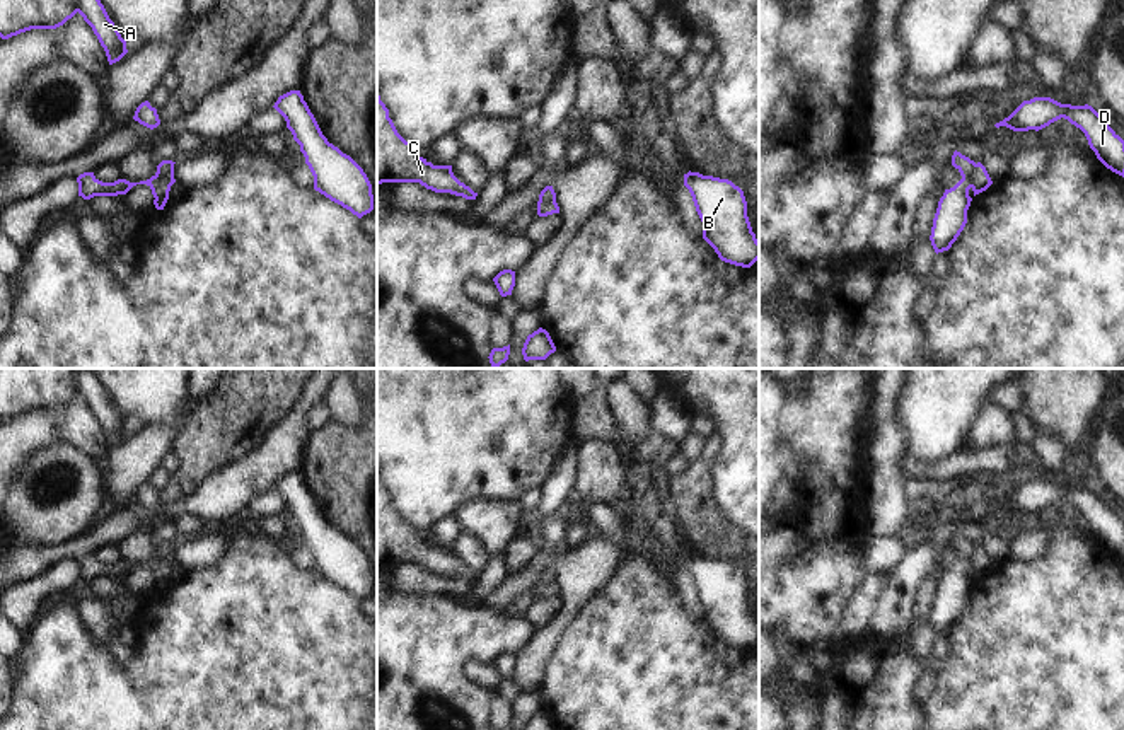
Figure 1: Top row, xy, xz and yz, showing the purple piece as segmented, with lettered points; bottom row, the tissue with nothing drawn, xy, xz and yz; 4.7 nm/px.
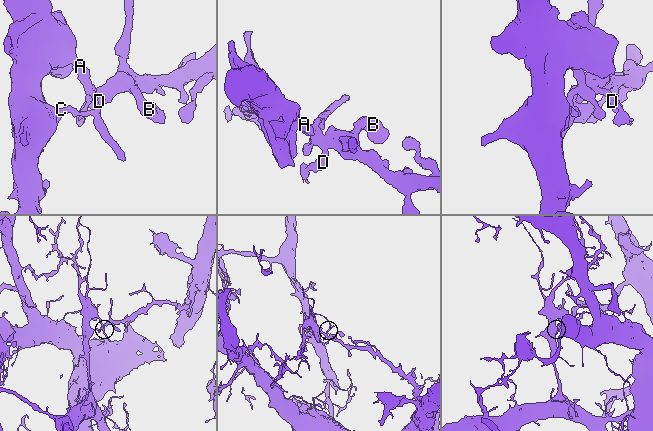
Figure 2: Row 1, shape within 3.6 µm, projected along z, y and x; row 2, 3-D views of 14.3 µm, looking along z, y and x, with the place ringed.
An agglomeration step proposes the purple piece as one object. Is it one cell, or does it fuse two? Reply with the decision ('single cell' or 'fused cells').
fused cells

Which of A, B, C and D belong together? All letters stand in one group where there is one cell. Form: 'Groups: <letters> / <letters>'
Groups: A B D / C.

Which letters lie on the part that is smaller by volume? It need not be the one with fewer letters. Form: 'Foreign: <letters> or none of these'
Foreign: C.

